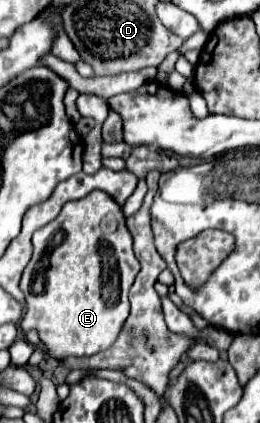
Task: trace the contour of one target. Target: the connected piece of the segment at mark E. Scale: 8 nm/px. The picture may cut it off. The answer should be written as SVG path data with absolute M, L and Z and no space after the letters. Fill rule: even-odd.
M91 191L83 199L67 201L55 221L47 223L33 235L33 257L21 277L21 291L27 307L19 327L23 333L35 329L45 345L45 353L59 363L67 357L91 357L105 351L115 343L129 315L127 293L137 273L139 261L133 253L133 237L125 225L125 215L119 203L103 191Z

